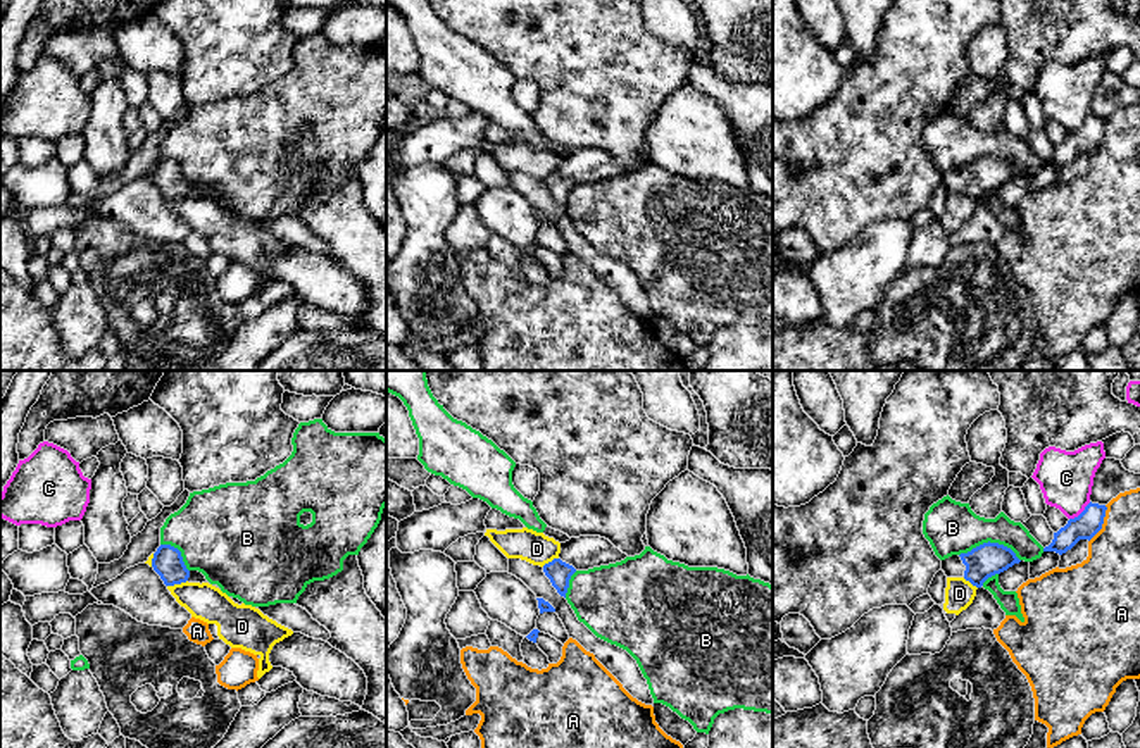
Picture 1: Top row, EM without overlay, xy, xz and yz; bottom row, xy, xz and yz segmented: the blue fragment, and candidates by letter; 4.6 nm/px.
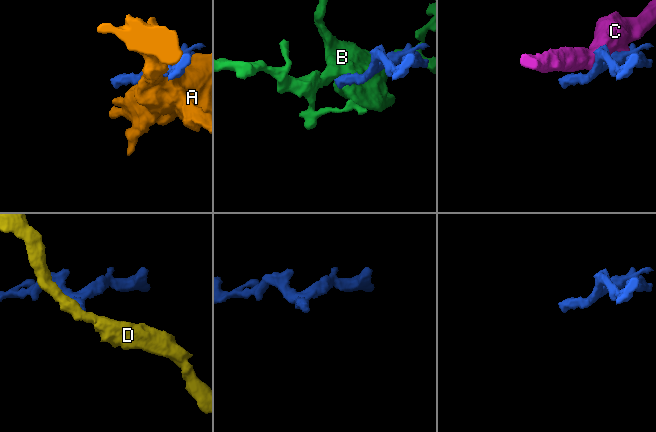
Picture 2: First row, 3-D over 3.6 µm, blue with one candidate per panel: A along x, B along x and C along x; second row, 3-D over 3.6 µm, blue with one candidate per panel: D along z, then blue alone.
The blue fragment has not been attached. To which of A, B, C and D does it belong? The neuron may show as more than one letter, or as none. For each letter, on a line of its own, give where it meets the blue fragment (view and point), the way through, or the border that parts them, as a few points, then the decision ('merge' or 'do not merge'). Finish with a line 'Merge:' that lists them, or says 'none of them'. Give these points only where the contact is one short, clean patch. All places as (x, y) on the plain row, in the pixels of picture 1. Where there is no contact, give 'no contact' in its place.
A: yz (1102, 137) | do not merge
B: yz (989, 155) | do not merge
C: yz (1082, 126) | do not merge
D: xy (176, 197) | along xy (187, 193), (168, 200) | do not merge
Merge: none of them

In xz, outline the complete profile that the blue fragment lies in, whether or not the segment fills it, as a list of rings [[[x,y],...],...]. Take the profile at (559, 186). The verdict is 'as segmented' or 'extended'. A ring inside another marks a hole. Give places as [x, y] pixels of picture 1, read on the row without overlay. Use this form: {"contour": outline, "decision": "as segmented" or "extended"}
{"contour": [[[579,150],[561,157],[557,172],[543,179],[545,190],[566,212],[569,193],[576,184],[588,184],[624,174],[628,169],[600,150]]], "decision": "extended"}

